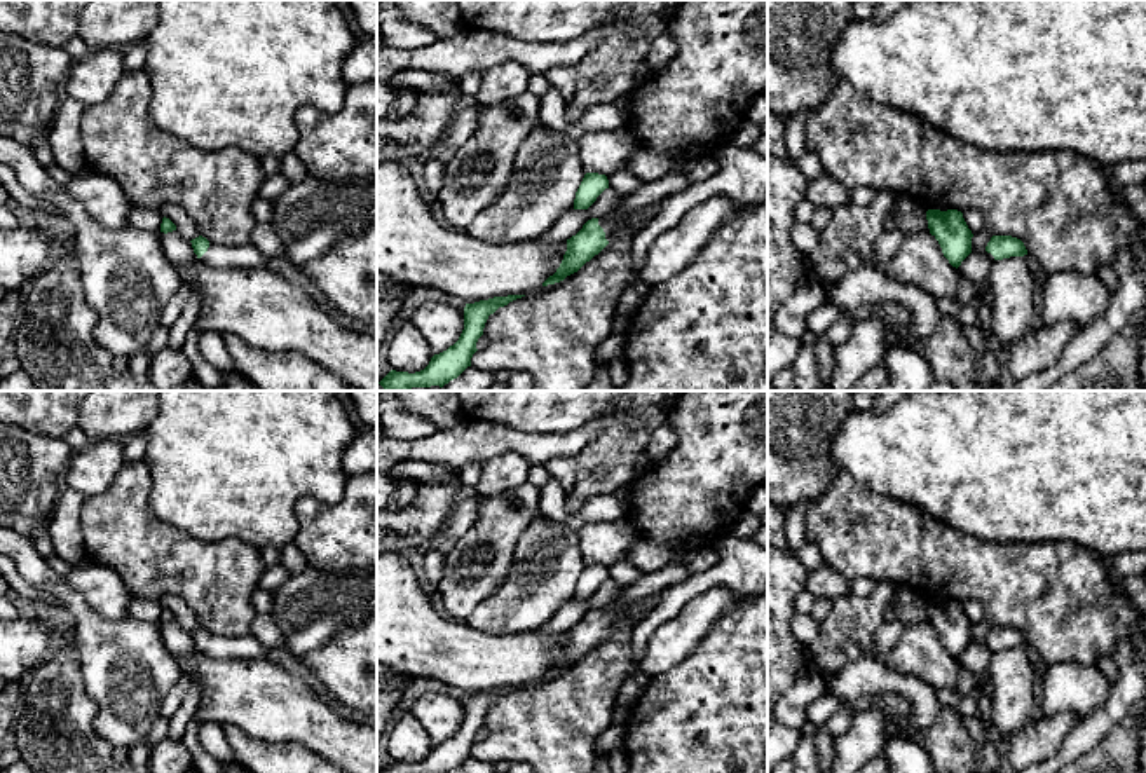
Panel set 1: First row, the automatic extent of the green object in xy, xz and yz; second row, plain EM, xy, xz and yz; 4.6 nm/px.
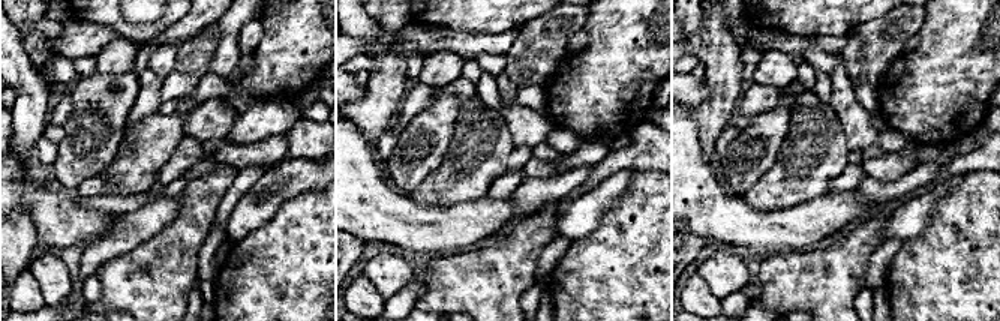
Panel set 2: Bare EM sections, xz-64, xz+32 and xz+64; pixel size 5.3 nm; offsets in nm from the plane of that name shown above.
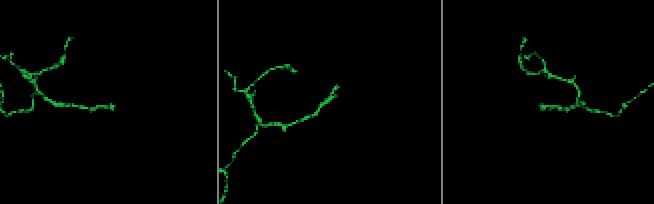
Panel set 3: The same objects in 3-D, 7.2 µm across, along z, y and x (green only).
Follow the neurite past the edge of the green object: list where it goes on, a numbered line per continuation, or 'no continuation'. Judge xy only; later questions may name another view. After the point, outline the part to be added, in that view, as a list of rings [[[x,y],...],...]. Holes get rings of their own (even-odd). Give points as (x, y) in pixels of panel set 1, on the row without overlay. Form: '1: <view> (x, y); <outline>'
1: xy (217, 646); [[[209,633],[208,642],[199,651],[222,660],[227,658],[267,660],[269,653],[267,647],[258,644],[251,633],[244,637],[223,637]]]

